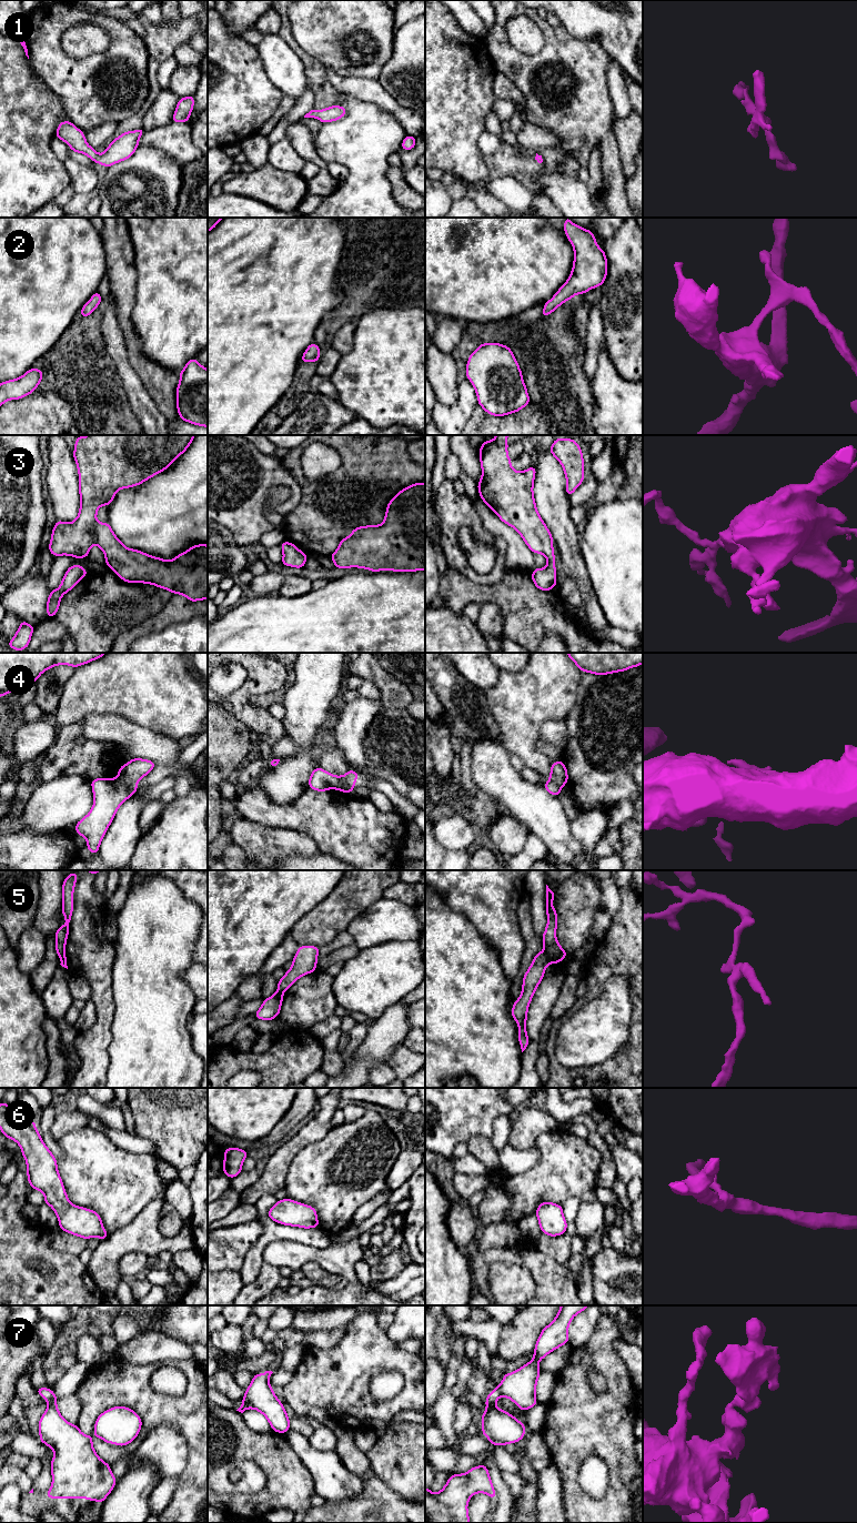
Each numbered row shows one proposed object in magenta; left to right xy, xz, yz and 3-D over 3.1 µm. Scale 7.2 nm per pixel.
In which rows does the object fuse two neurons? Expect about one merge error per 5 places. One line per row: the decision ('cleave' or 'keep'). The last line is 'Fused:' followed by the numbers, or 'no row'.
1: keep
2: keep
3: keep
4: cleave
5: cleave
6: keep
7: keep
Fused: 4, 5

